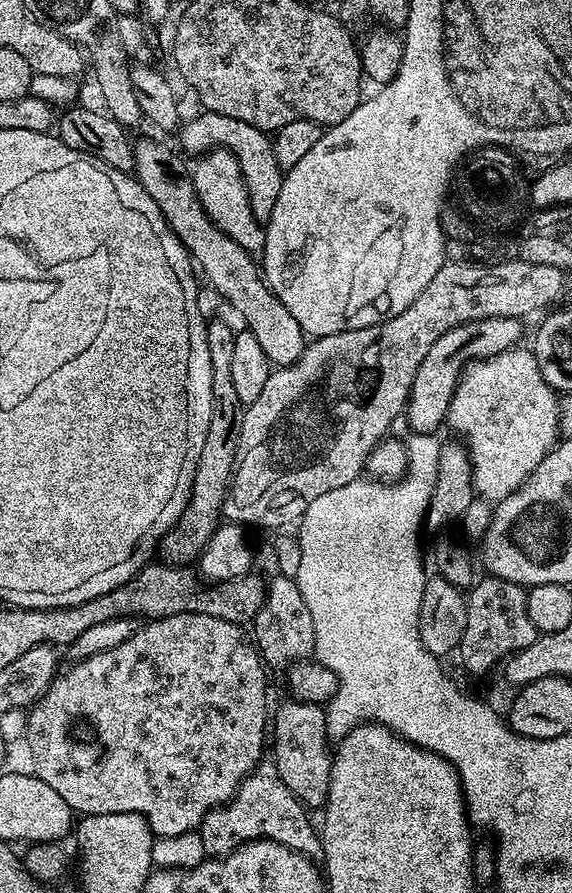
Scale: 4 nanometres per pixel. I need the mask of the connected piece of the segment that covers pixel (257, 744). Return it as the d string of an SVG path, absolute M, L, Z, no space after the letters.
M179 612L173 616L163 616L160 620L149 620L141 623L133 636L126 638L126 642L122 642L122 646L114 646L114 650L106 650L102 654L94 654L85 660L75 661L71 665L72 669L69 672L61 671L55 677L52 683L43 692L34 704L31 705L28 716L28 748L32 751L32 768L31 771L42 782L46 782L46 786L50 786L56 791L62 802L70 805L73 813L79 814L81 817L88 815L100 814L118 814L119 812L133 811L134 814L144 816L146 822L152 828L156 836L173 836L174 834L186 834L199 829L200 824L204 821L204 816L211 808L219 808L220 805L226 803L232 798L232 795L238 790L238 786L243 780L249 776L254 770L254 766L259 764L266 752L266 733L270 728L270 708L268 712L268 680L264 677L266 673L266 665L253 641L244 637L245 629L234 622L226 622L222 618L214 618L205 612Z

